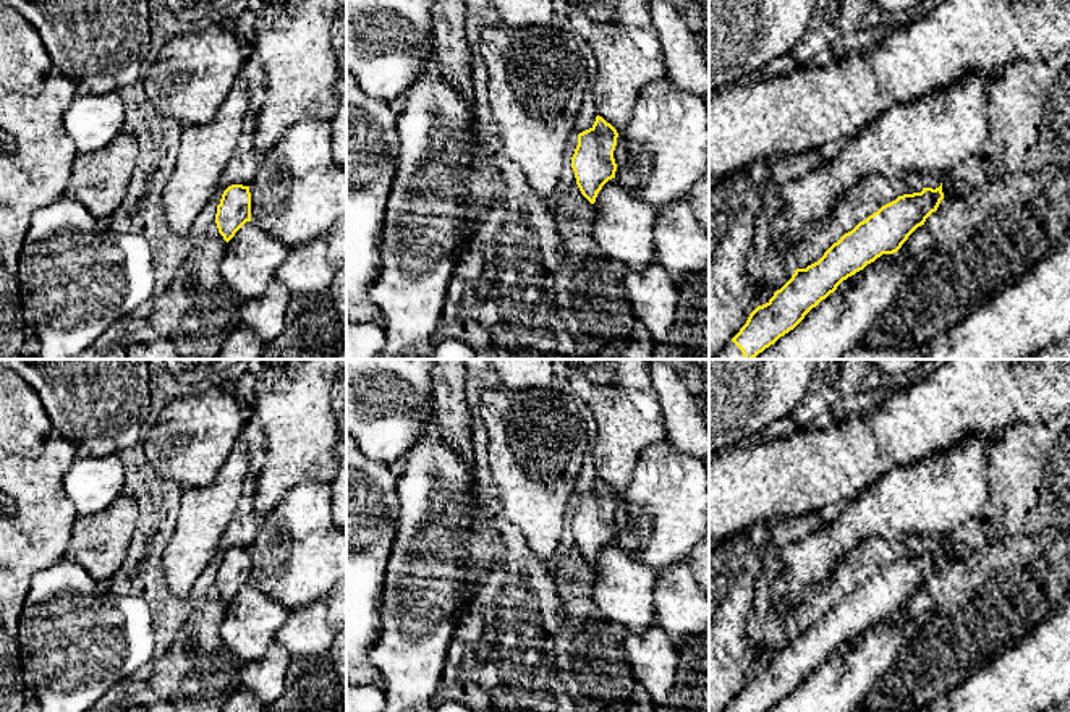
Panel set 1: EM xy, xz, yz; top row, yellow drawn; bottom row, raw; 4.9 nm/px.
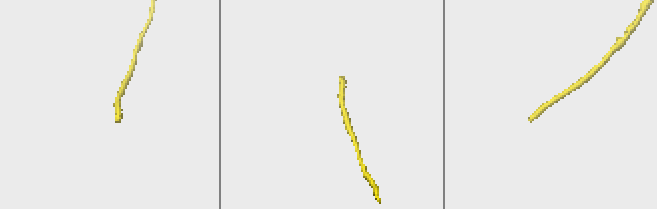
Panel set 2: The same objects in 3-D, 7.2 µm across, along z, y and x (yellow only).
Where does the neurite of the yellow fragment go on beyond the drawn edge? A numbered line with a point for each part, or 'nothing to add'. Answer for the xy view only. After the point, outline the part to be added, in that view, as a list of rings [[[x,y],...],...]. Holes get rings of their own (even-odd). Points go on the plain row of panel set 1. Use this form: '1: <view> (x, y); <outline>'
nothing to add

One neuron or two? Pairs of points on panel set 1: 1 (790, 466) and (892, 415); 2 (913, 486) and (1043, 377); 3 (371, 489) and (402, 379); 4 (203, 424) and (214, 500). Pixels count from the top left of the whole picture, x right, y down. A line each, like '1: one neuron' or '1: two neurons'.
1: one neuron
2: two neurons
3: two neurons
4: two neurons

